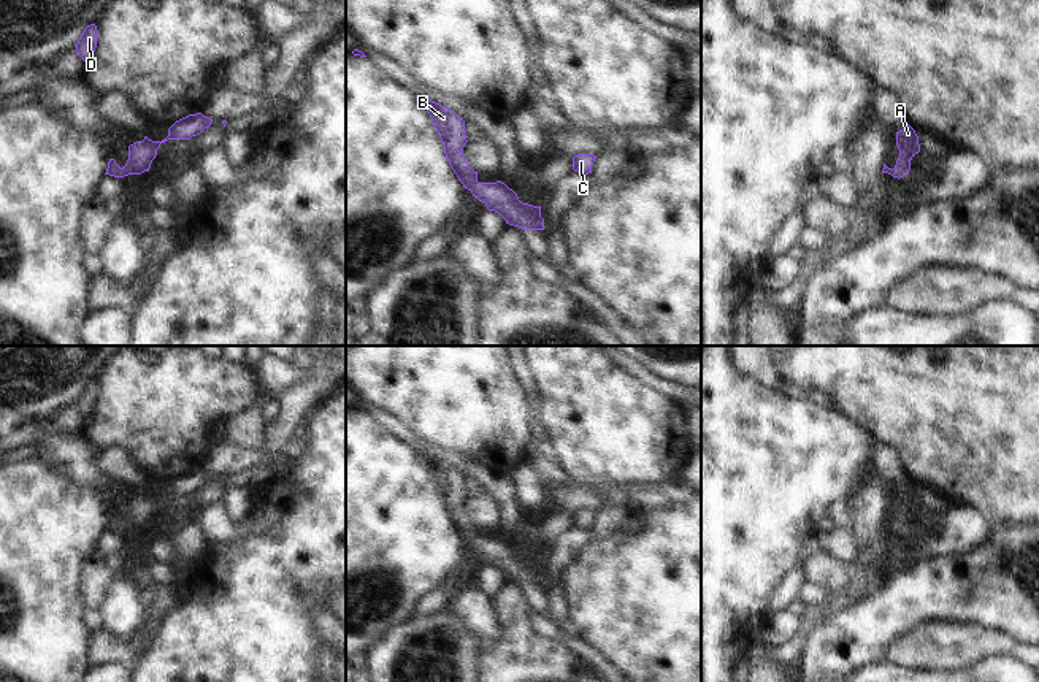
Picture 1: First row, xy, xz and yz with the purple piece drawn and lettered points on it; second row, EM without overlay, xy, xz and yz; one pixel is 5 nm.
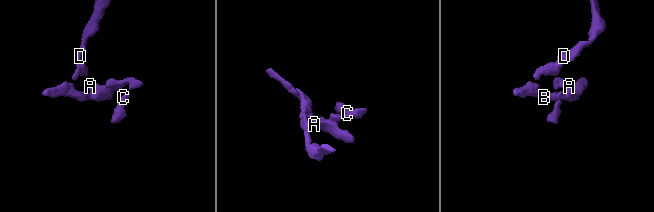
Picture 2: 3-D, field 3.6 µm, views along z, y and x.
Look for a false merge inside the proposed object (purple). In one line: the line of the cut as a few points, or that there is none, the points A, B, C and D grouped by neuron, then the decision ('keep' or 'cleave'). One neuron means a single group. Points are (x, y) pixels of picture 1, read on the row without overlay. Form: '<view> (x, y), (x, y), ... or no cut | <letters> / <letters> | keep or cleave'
no cut | A B C D | keep

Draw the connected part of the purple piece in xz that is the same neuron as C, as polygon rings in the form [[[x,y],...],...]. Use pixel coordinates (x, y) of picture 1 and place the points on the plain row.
[[[577,509],[573,512],[573,525],[577,528],[592,528],[592,520],[595,517],[596,511],[593,509]]]

